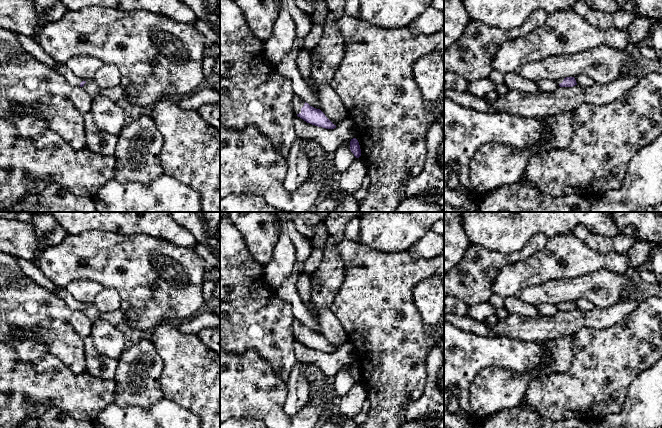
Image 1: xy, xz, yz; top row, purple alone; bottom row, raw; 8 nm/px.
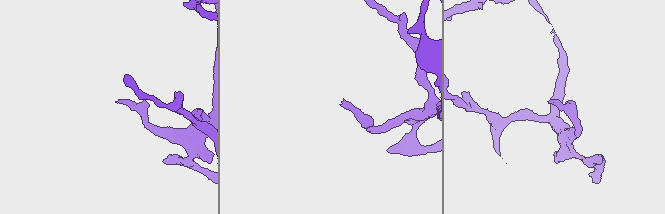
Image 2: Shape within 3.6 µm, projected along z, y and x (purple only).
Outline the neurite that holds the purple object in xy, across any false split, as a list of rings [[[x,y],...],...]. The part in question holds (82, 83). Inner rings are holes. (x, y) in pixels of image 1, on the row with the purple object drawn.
[[[65,63],[57,66],[54,70],[63,76],[72,87],[83,87],[86,83],[85,80],[77,77]]]

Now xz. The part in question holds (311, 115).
[[[294,95],[292,103],[295,115],[307,123],[326,129],[336,128],[336,125],[334,125],[320,109],[310,106],[299,96]]]

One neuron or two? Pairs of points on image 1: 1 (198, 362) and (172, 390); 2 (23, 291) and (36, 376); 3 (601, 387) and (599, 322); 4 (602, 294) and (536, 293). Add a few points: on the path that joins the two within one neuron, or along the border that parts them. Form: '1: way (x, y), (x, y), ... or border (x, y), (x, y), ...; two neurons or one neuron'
1: way (192, 369), (179, 383); one neuron
2: border (10, 341), (28, 332), (48, 349); two neurons
3: border (621, 320), (604, 328), (581, 328), (576, 333); two neurons
4: way (586, 291), (552, 291); one neuron

